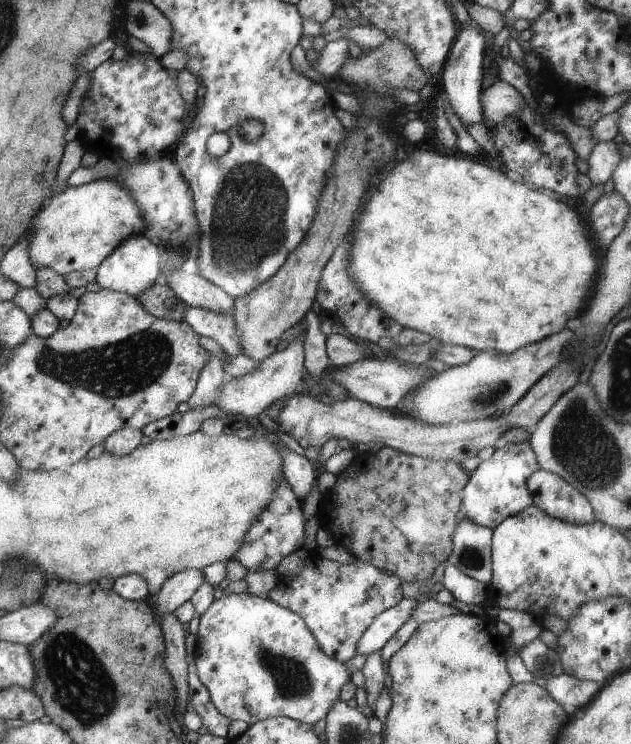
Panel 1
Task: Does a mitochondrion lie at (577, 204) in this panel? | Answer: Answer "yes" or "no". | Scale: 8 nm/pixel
no

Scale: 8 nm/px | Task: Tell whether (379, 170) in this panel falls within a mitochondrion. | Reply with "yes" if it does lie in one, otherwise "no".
no

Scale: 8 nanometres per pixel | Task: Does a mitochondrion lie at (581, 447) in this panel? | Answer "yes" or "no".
yes

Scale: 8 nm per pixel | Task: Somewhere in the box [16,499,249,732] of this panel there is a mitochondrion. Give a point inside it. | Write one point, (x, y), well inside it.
(83, 688)

